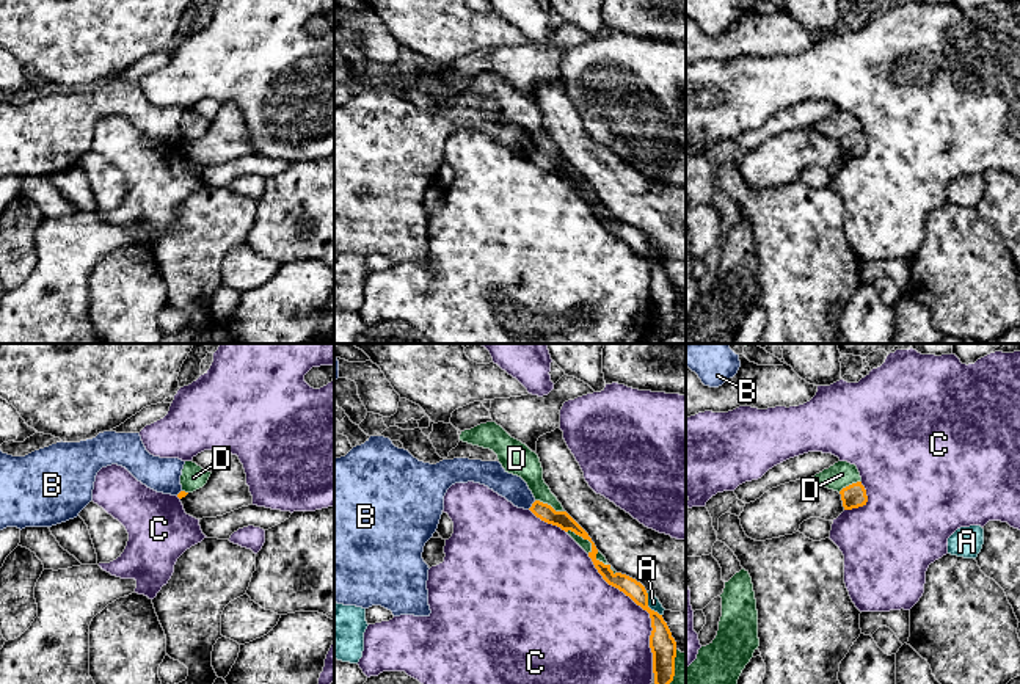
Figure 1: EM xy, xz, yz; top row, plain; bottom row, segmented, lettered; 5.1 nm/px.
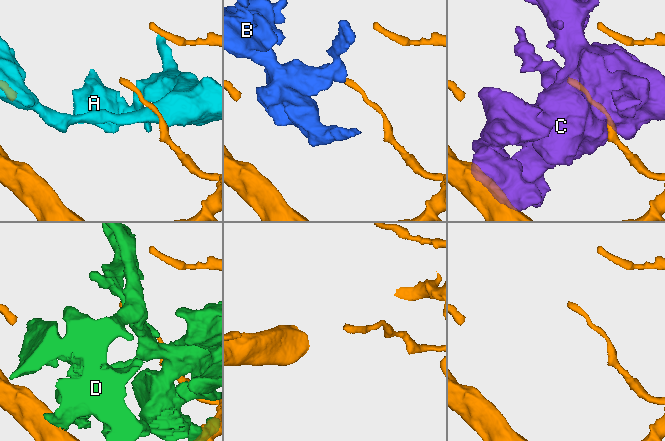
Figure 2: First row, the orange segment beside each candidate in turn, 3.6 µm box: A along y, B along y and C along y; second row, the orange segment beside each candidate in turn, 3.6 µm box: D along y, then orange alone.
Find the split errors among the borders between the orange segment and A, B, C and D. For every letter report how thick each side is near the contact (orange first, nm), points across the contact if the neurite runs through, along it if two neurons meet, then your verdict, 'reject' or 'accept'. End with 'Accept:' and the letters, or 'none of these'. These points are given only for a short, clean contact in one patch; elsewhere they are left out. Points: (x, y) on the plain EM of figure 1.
A: 130/60 nm | reject
B: 90/140 nm | along xz (535, 149), (528, 157) | reject
C: 130/480 nm | reject
D: 90/60 nm | reject
Accept: none of these

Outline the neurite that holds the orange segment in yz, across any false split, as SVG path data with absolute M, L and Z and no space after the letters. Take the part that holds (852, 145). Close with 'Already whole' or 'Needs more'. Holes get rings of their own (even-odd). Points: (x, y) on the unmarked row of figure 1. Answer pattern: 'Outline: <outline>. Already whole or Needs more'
Outline: M862 130L852 132L840 140L844 158L866 154L868 144Z. Already whole

